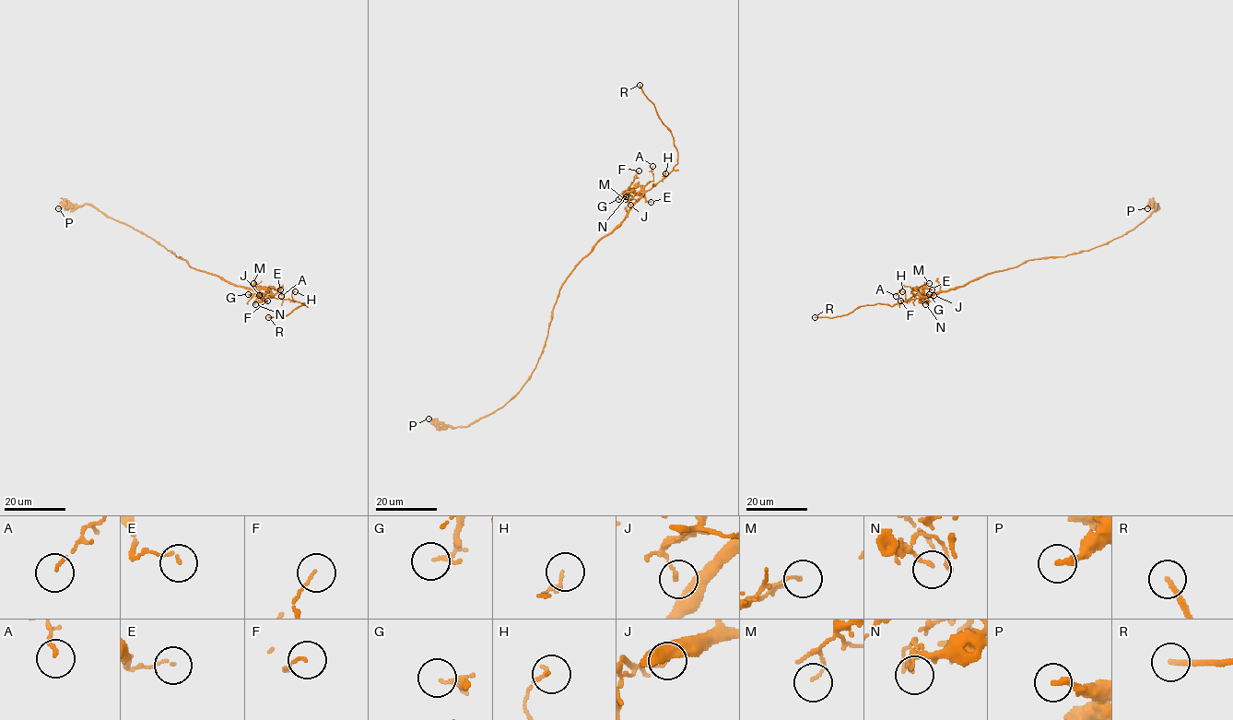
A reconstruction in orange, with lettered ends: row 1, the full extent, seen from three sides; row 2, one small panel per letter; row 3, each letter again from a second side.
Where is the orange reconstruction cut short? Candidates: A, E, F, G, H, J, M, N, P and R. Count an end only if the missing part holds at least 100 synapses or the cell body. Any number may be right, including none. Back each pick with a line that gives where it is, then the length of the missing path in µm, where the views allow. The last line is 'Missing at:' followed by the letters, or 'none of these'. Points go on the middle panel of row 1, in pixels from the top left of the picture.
R: Place: (639, 85). Missing length about 15 µm
Missing at: R

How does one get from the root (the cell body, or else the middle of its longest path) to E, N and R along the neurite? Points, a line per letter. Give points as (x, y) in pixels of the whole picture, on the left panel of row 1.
E: (199, 270), (270, 296), (269, 289), (280, 289)
N: (199, 270), (271, 296), (264, 293), (255, 300), (255, 304)
R: (199, 270), (235, 286), (307, 304), (284, 317), (268, 317)

